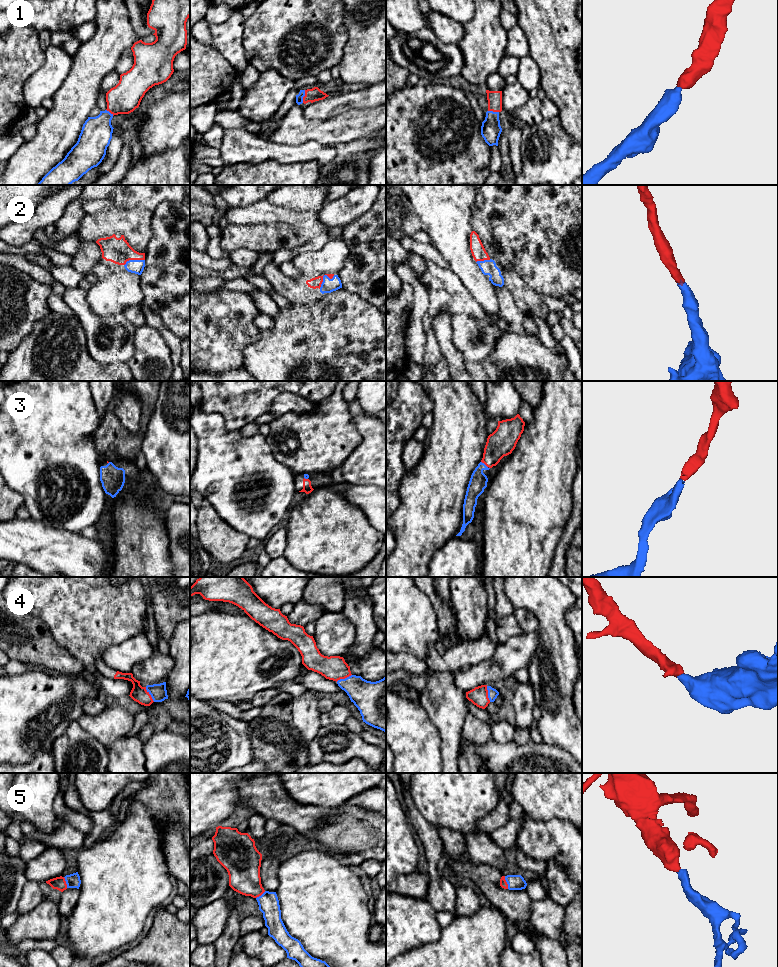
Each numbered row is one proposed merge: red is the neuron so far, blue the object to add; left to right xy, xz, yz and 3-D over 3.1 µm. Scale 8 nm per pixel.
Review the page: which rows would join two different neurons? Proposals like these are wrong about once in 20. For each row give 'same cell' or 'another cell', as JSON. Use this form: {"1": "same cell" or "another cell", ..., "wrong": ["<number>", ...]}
{"1": "same cell", "2": "same cell", "3": "same cell", "4": "same cell", "5": "same cell", "wrong": []}

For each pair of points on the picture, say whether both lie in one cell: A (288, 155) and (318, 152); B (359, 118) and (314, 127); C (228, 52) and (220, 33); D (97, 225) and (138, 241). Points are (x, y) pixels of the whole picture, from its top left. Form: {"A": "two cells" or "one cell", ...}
{"A": "one cell", "B": "one cell", "C": "one cell", "D": "one cell"}

